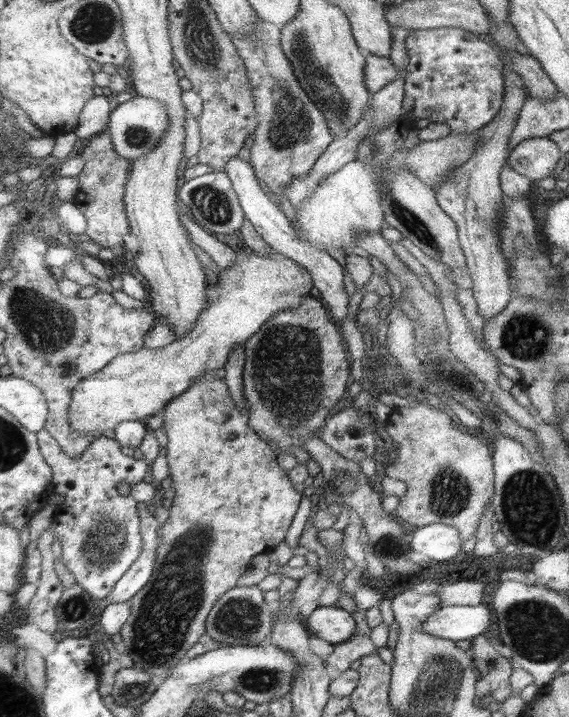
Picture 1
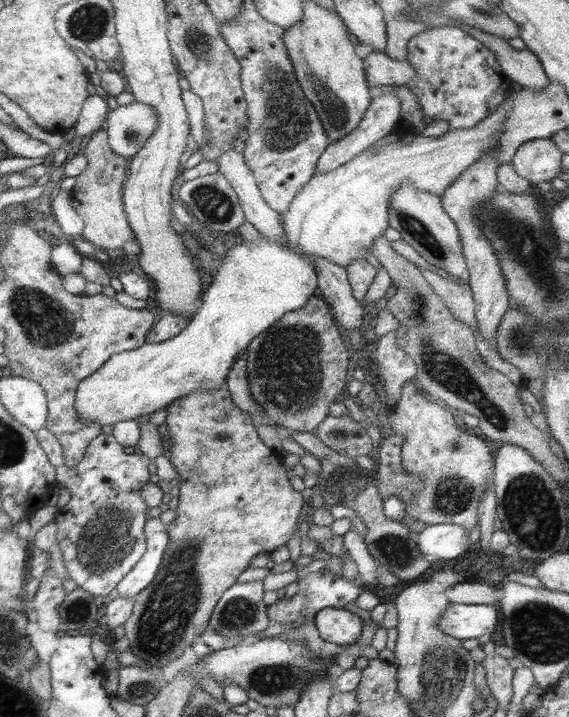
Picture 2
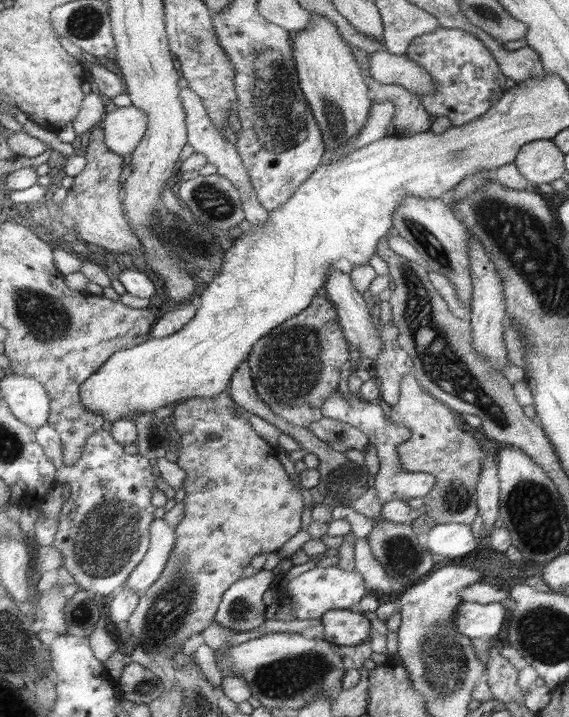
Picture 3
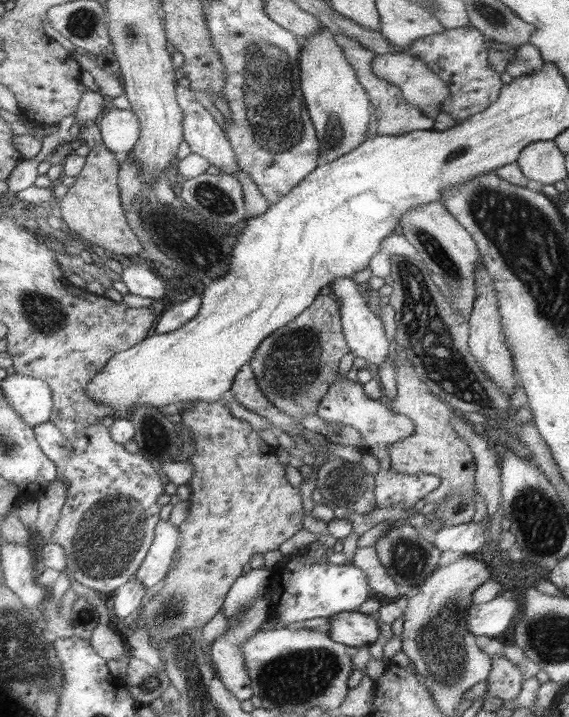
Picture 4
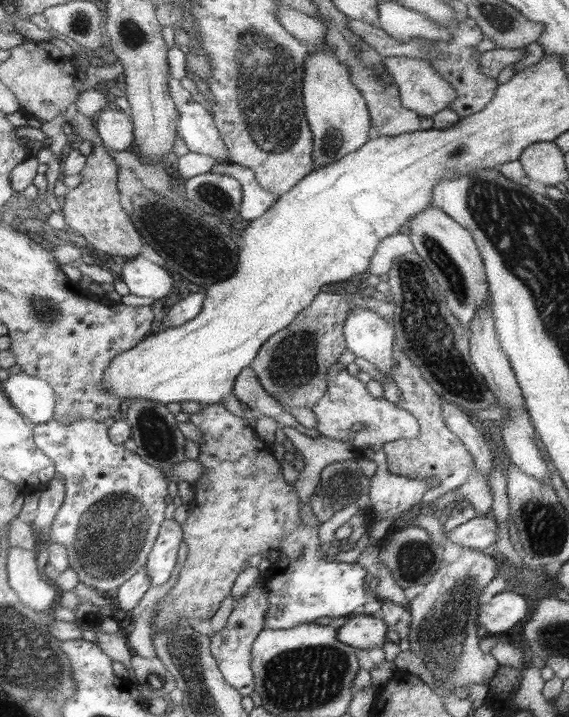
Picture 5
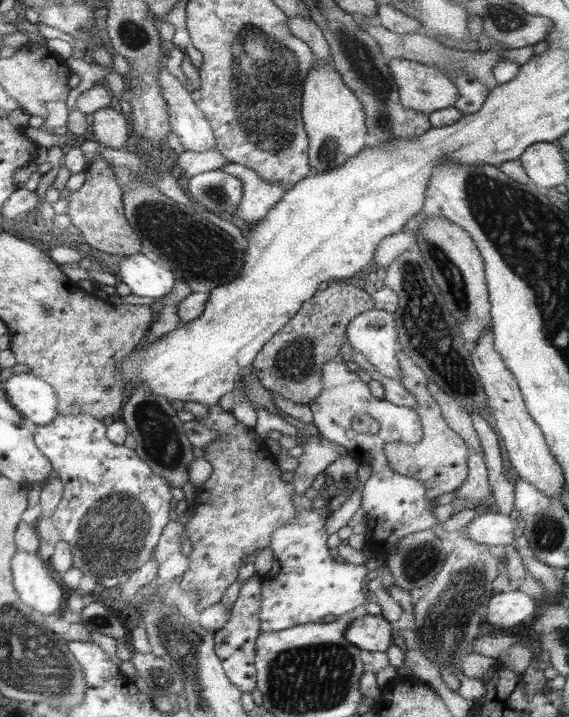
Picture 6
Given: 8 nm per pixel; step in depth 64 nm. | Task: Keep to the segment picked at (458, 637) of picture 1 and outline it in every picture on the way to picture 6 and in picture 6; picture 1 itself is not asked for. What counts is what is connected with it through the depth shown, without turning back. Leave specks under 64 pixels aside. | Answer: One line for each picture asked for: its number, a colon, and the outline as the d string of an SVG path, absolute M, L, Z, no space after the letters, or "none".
2: M453 604L441 620L441 630L457 640L487 640L499 624L499 604Z
3: M495 600L493 604L465 602L459 608L459 618L455 618L453 622L471 640L479 640L479 638L491 640L503 630L505 616L509 616L507 602L495 602Z
4: M497 596L493 598L493 602L475 604L471 608L469 628L475 634L475 638L487 636L493 640L495 636L505 632L505 628L513 622L519 610L521 610L521 604L515 598Z
5: M501 592L493 598L491 604L483 604L479 614L479 626L481 632L487 636L495 636L497 632L505 632L517 622L525 620L529 616L529 604L525 602L525 596L515 592Z
6: M515 590L515 592L503 592L497 594L491 602L489 602L489 610L487 610L487 618L485 622L489 622L485 628L511 628L519 622L525 622L527 618L533 620L533 612L535 612L535 598L525 596L523 592Z

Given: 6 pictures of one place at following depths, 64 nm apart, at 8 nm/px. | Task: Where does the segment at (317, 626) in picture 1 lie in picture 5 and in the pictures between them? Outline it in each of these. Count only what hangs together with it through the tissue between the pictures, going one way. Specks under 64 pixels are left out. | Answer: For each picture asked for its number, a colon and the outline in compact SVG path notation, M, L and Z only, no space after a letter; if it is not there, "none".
2: M325 608L317 614L315 624L321 638L335 646L353 646L361 640L363 618L341 608Z
3: M333 610L323 616L325 634L323 638L335 646L359 646L363 642L373 642L375 632L371 632L371 620L361 610Z
4: M361 610L357 612L341 612L331 618L331 638L337 644L345 644L347 648L369 648L377 644L381 638L379 630L381 620L375 616L367 616Z
5: M355 616L343 624L339 630L339 642L355 648L355 650L383 650L389 632L387 620L381 616Z

